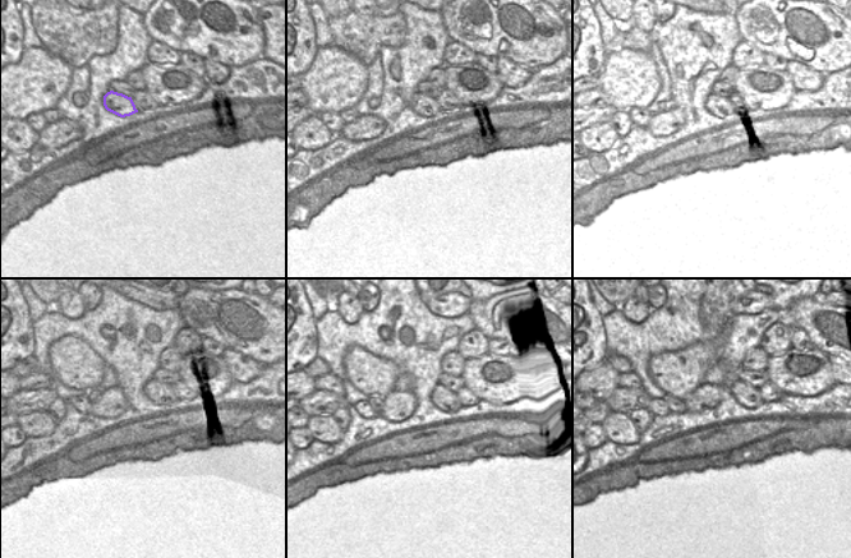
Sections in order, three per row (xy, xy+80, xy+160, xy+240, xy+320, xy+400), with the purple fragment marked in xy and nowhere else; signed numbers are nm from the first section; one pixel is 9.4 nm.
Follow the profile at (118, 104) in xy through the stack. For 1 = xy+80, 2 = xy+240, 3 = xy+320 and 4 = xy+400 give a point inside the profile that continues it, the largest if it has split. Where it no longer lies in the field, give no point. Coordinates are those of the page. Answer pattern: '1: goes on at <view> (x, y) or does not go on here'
1: goes on at xy+80 (427, 106)
2: goes on at xy+240 (160, 393)
3: goes on at xy+320 (444, 399)
4: goes on at xy+400 (748, 396)

